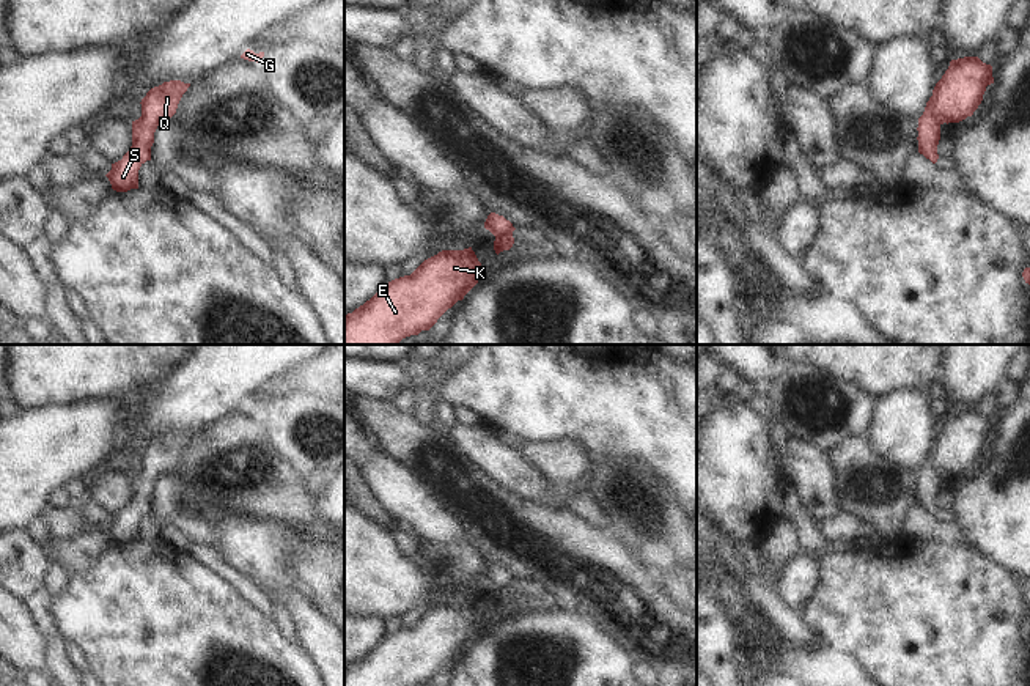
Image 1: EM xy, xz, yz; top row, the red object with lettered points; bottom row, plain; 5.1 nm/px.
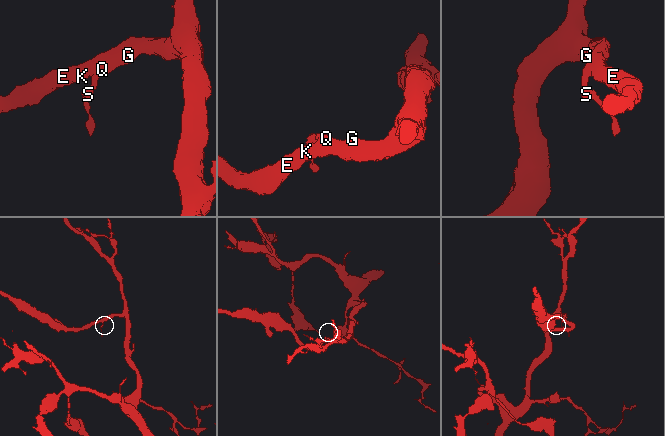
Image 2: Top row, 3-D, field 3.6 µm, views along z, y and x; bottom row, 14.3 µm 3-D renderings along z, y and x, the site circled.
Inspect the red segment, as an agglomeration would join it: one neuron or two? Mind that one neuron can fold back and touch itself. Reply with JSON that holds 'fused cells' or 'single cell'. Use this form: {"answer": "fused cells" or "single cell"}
{"answer": "single cell"}

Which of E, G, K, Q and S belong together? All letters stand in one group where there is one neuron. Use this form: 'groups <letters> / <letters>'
groups E G K Q S

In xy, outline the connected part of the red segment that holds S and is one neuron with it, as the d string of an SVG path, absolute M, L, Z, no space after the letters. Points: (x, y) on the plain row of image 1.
M181 433L164 434L151 441L142 452L142 469L132 474L132 499L121 513L112 516L105 527L116 544L138 541L138 522L151 513L151 499L157 478L170 472L190 436Z

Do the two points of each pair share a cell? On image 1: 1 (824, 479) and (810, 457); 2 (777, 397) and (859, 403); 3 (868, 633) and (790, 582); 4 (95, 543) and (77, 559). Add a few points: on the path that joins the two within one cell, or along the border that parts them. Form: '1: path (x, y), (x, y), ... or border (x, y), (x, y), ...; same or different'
1: path (820, 474), (810, 461); same
2: path (798, 383), (826, 376), (838, 389); same
3: border (821, 559), (818, 586), (801, 608); different
4: path (90, 546), (82, 554); same

